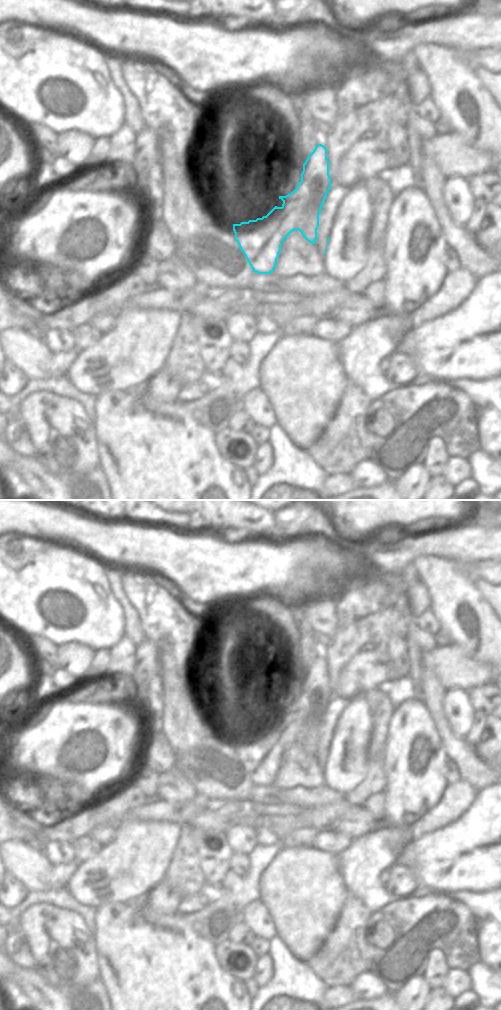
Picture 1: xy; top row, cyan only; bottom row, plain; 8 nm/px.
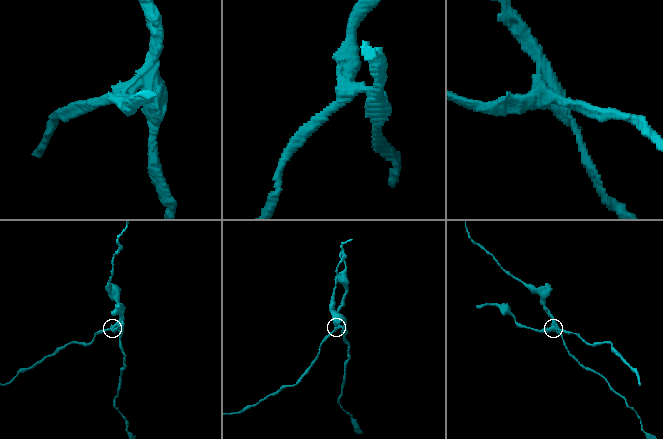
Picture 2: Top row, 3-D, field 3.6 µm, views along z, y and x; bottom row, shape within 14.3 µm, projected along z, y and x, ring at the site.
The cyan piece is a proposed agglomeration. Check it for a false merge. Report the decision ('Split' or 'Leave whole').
Split.

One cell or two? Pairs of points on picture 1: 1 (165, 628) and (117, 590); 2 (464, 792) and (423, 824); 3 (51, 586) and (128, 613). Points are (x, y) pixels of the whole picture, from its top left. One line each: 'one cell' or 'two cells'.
1: two cells
2: one cell
3: two cells

